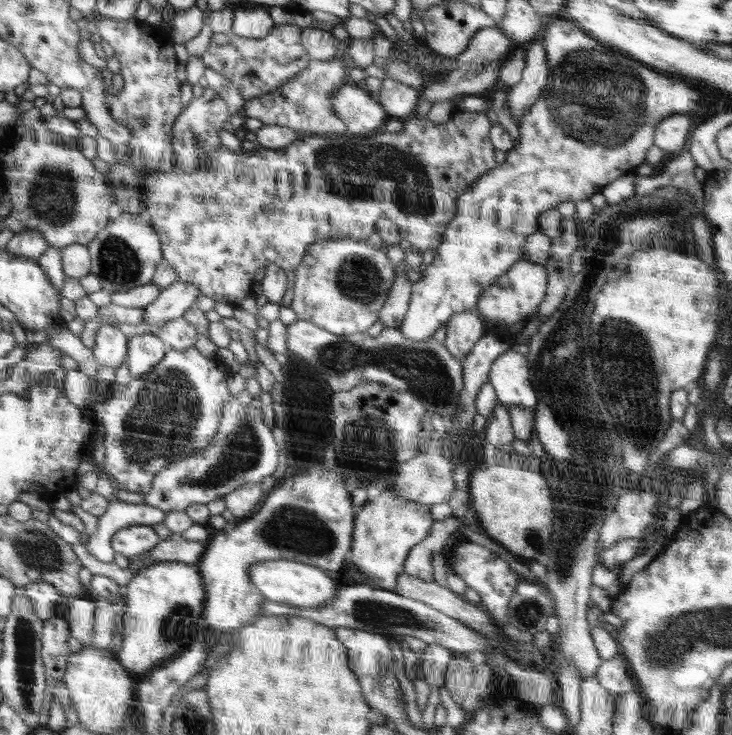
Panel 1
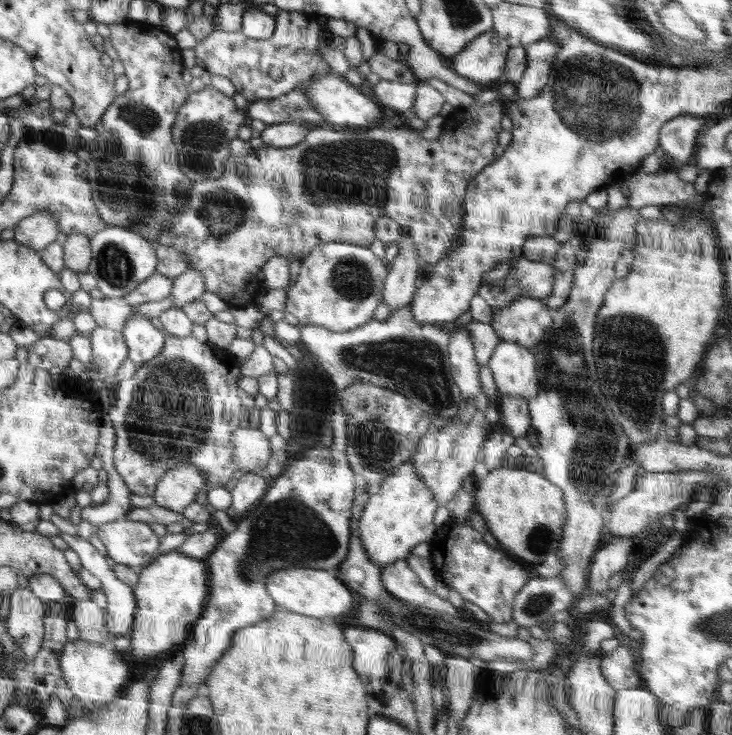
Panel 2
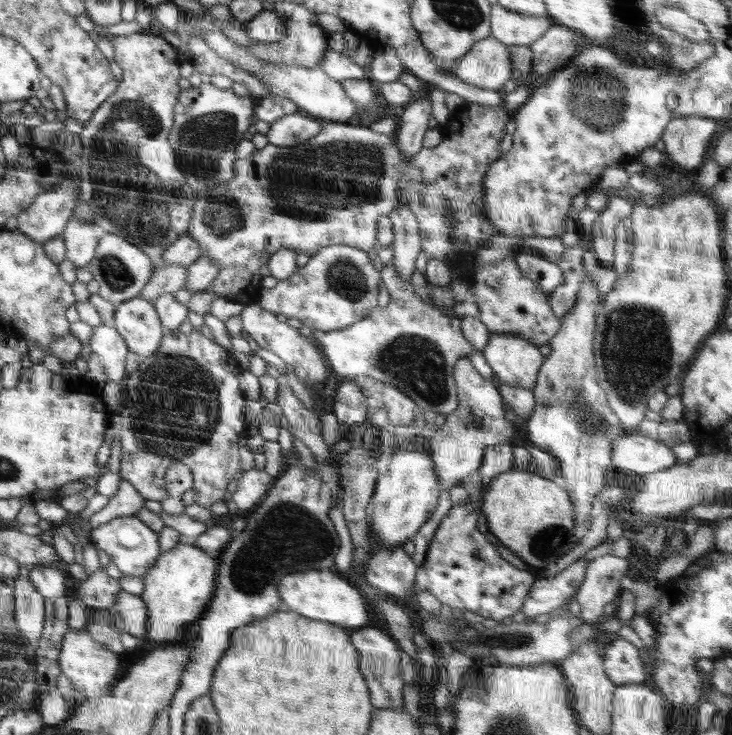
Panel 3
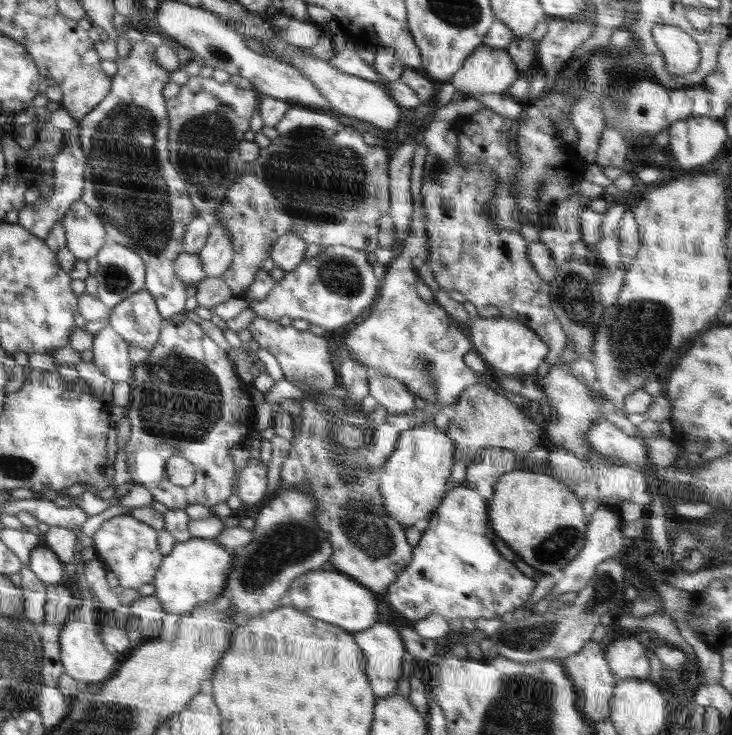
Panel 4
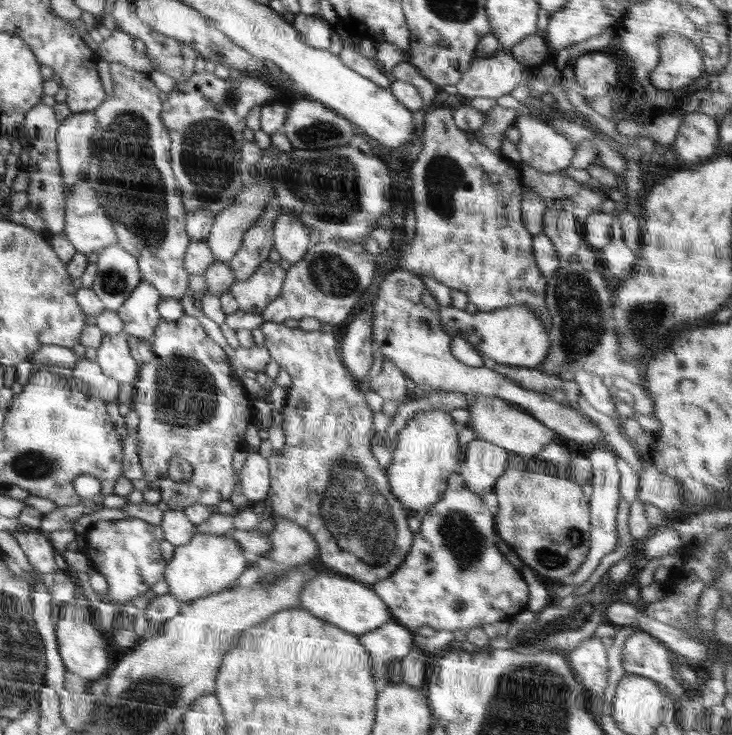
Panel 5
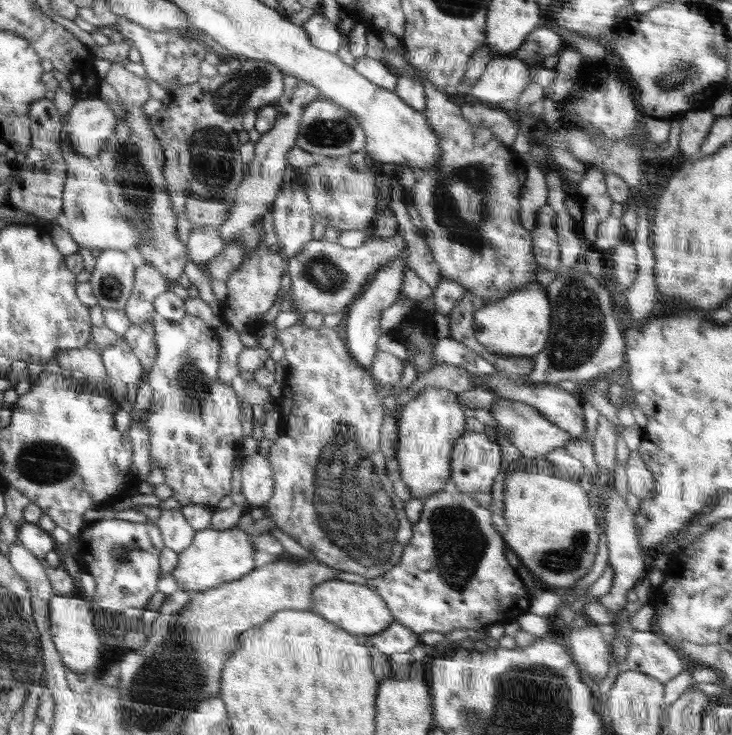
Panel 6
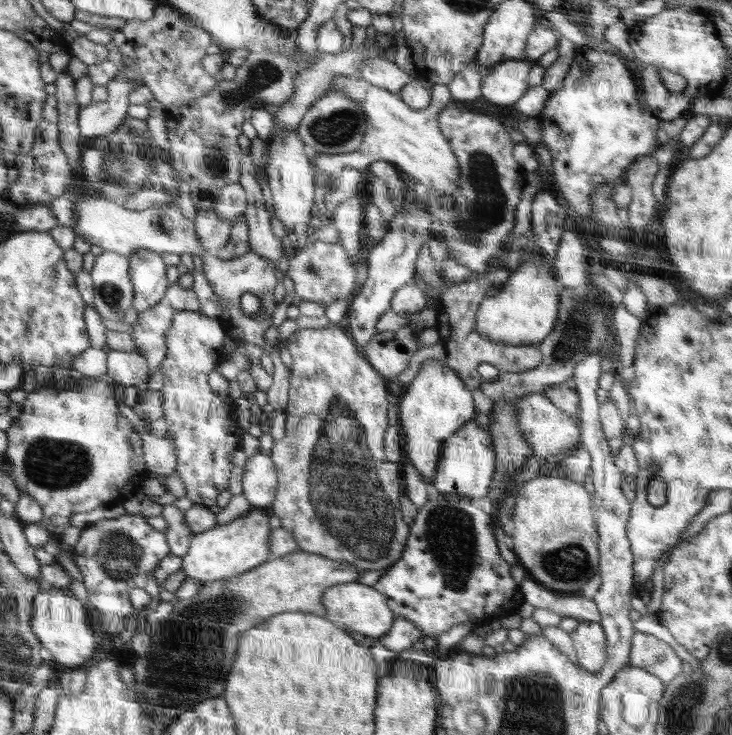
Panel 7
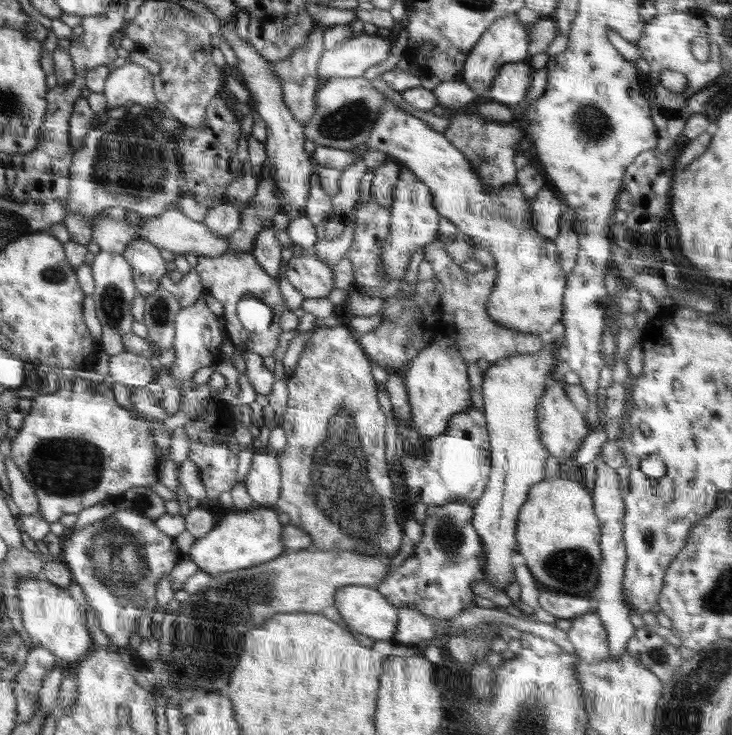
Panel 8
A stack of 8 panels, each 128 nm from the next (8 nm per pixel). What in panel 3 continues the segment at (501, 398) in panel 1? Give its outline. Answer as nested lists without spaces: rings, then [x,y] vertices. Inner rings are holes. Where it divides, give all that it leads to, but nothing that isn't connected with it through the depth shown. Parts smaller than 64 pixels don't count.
[[[508,332],[491,333],[483,357],[496,376],[495,382],[534,391],[544,358],[536,344]]]

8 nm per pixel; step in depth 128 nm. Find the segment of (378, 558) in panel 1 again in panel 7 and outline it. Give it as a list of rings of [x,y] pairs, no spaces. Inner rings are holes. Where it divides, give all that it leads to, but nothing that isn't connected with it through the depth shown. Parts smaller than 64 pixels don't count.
[[[424,360],[416,379],[399,398],[399,425],[403,458],[410,460],[424,482],[432,482],[445,440],[474,420],[471,391],[446,366],[446,360]]]

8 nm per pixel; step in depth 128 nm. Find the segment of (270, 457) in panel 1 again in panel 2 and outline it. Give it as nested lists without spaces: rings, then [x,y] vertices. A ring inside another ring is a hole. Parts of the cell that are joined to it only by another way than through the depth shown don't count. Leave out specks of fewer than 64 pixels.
[[[238,427],[232,432],[233,462],[239,475],[259,474],[272,453],[270,439],[258,428]],[[190,464],[171,469],[160,477],[153,496],[154,502],[172,512],[181,513],[194,502],[198,492],[208,490],[202,474],[202,471]]]

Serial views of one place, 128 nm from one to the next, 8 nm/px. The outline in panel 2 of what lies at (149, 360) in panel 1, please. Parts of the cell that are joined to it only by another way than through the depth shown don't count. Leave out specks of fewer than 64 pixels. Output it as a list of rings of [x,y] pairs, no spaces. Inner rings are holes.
[[[140,313],[132,314],[120,332],[126,341],[127,358],[137,367],[158,356],[167,337],[164,330],[157,329],[149,318]]]

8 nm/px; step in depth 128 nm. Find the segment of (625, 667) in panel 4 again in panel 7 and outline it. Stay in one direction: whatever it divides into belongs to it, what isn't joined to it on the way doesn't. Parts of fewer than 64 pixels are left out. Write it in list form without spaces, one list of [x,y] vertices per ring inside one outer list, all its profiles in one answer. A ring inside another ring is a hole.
[[[635,632],[631,640],[629,665],[642,668],[666,684],[682,675],[683,660],[663,640]]]

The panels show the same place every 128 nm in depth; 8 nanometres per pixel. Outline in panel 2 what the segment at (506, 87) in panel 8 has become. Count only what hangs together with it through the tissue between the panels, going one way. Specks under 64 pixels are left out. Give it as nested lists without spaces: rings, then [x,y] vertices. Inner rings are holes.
[[[492,28],[478,35],[453,57],[453,71],[480,84],[488,84],[504,73],[510,50],[510,44]]]

